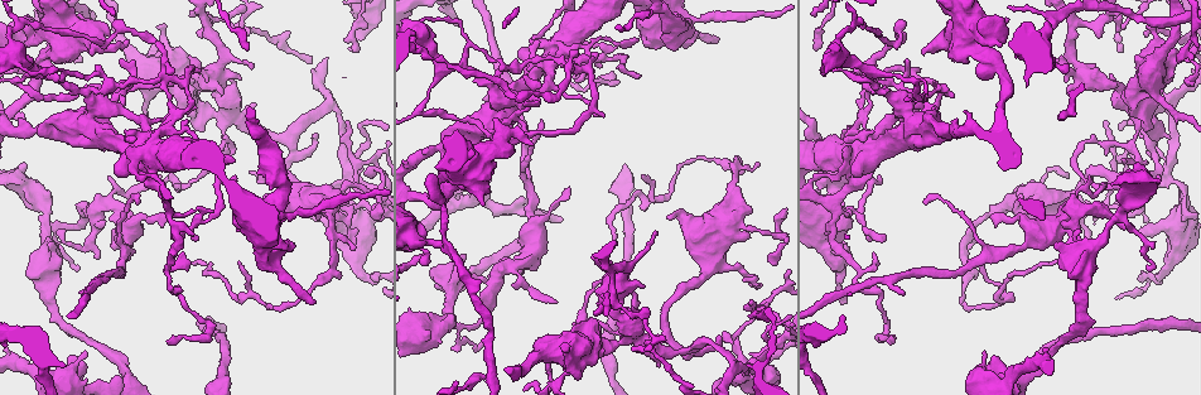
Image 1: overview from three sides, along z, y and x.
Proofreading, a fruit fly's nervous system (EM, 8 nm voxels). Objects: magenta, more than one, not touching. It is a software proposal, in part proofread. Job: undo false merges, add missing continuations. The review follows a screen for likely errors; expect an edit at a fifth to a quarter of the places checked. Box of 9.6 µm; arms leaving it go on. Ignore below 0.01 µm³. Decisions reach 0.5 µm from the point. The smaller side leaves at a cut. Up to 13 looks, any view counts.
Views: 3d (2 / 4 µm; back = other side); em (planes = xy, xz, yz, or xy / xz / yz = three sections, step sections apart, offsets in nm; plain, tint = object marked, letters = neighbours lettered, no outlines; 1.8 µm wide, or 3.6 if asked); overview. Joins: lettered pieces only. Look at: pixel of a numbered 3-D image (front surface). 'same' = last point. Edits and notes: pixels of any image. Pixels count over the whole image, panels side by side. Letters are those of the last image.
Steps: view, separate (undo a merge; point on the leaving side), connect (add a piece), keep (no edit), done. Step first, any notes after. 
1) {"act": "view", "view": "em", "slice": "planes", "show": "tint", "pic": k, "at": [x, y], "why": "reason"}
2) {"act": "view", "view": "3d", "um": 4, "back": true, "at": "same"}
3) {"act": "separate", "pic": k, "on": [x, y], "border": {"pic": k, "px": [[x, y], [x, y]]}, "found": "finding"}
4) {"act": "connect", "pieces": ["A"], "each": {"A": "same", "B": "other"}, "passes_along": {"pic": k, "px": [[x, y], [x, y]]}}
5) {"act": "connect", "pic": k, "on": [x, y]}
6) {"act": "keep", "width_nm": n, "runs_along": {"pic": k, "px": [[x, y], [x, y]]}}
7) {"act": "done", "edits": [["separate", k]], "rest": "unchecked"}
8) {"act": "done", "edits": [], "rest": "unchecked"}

{"act": "view", "view": "em", "slice": "planes", "show": "tint", "pic": 1, "at": [511, 151], "why": "an open end"}

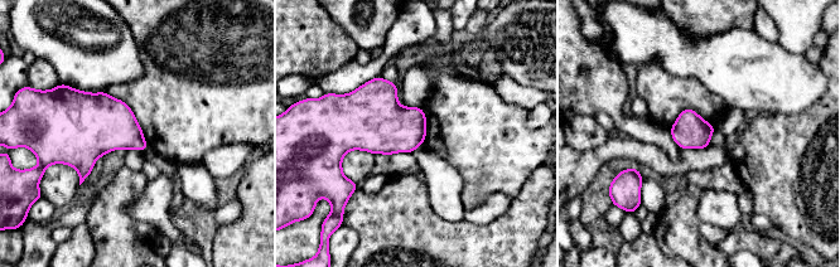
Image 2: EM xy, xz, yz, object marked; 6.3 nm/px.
{"act": "view", "view": "em", "slice": "planes", "show": "letters", "at": "same", "why": "see the neighbours"}

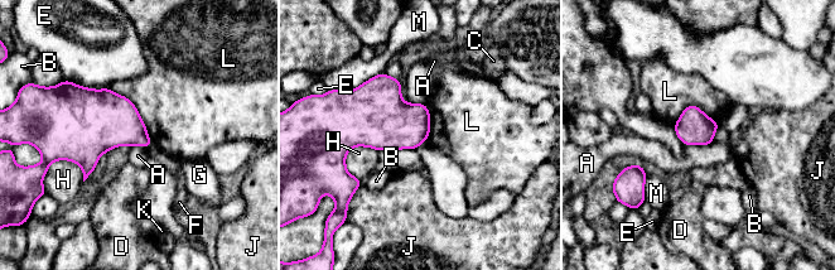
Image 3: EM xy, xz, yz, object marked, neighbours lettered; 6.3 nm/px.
{"act": "keep", "width_nm": 220, "each": {"A": "other", "B": "other", "C": "other", "D": "other", "E": "other", "F": "other", "G": "other", "H": "other", "J": "other", "K": "other", "L": "other", "M": "other"}, "border": {"pic": 3, "px": [[109, 88], [133, 104], [151, 143]]}, "found": "no lettered piece goes on from it"}

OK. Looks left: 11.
{"act": "view", "view": "em", "slice": "xy", "step": 16, "show": "tint", "pic": 1, "at": [162, 215], "why": "free end"}

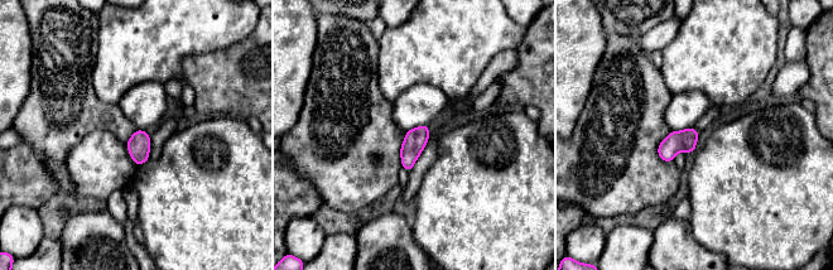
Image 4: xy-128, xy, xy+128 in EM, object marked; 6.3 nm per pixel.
{"act": "view", "view": "em", "slice": "planes", "show": "letters", "at": "same", "why": "another direction"}

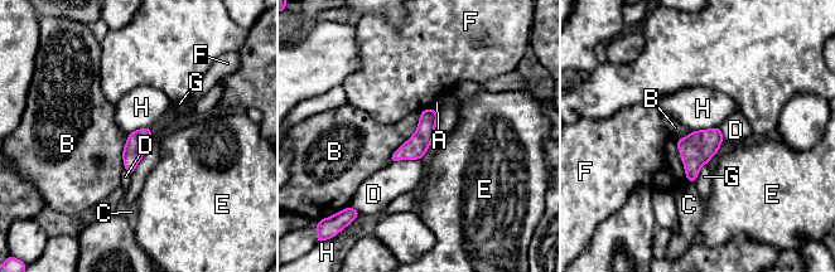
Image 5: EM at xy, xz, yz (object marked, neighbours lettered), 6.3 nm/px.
{"act": "keep", "longest_contact_nm": ["B", 380], "each": {"A": "other", "B": "other", "C": "other", "D": "other", "E": "other", "F": "other", "G": "other", "H": "other"}, "found": "none of them fits"}

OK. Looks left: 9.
{"act": "view", "view": "3d", "um": 4, "pic": 1, "at": [857, 268], "why": "abrupt turn"}

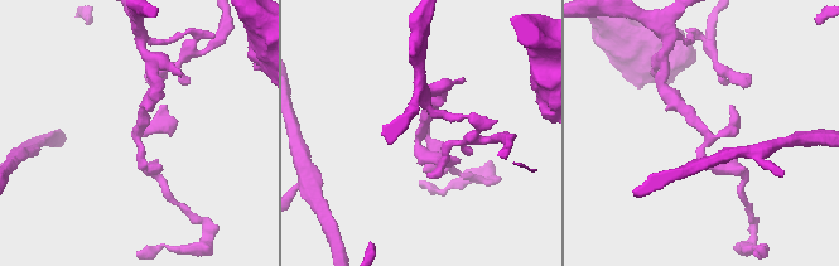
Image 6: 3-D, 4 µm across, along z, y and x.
{"act": "view", "view": "em", "slice": "planes", "show": "letters", "pic": 6, "at": [421, 134], "why": "need the tissue"}

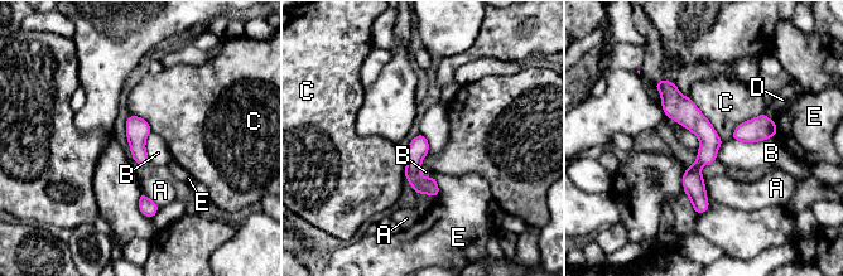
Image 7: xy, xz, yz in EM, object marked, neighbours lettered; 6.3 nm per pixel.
{"act": "keep", "each": {"A": "other", "B": "other", "C": "other", "D": "other", "E": "other"}, "border": {"pic": 7, "px": [[775, 134], [756, 141], [732, 140]]}, "found": "continuous, no second cell"}

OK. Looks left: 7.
{"act": "view", "view": "em", "slice": "planes", "show": "plain", "pic": 1, "at": [546, 66], "why": "looks like a crossing"}

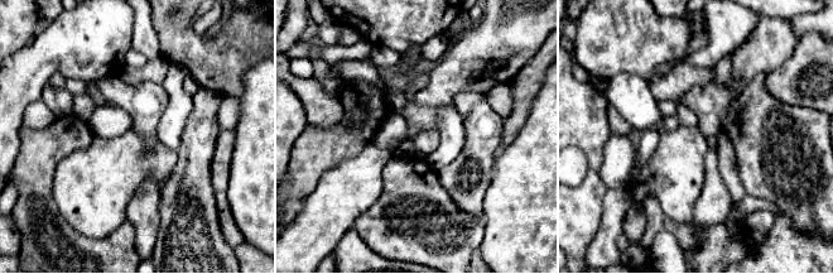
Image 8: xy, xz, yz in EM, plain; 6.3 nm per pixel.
{"act": "view", "view": "em", "slice": "planes", "show": "letters", "at": "same"}

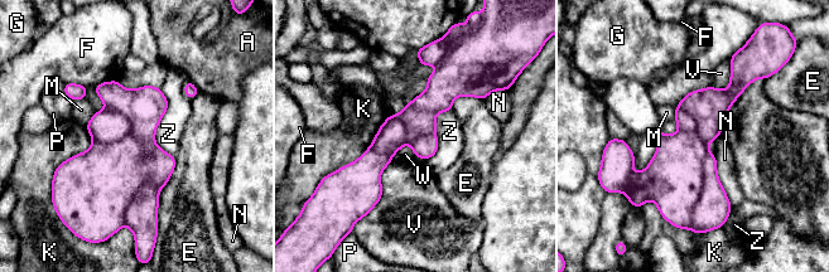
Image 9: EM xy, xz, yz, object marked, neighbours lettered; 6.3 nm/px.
{"act": "separate", "pic": 9, "on": [712, 210], "each": {"A": "other", "E": "other", "F": "other", "G": "other", "K": "other", "M": "other", "N": "other", "P": "other", "V": "other", "W": "other", "Z": "other"}, "border": {"pic": 9, "px": [[708, 150], [703, 189], [689, 224]]}, "found": "two cells meet here"}

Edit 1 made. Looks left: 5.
{"act": "view", "view": "3d", "um": 4, "back": true, "pic": 1, "at": [280, 213], "why": "thin arm on a thick one"}

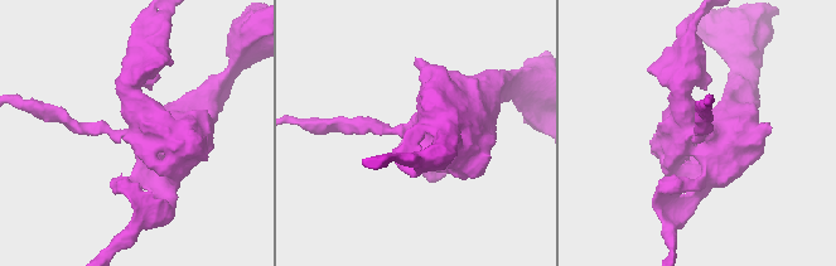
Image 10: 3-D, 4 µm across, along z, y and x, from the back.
{"act": "view", "view": "em", "um": 3.6, "slice": "yz", "step": 4, "show": "tint", "pic": 10, "at": [427, 141], "why": "need the tissue"}

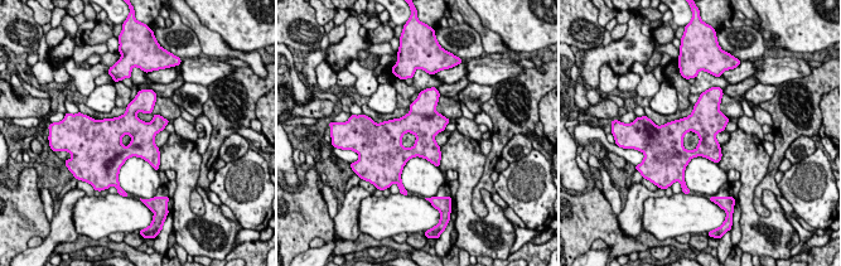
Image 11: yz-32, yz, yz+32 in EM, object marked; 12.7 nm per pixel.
{"act": "view", "view": "em", "um": 3.6, "slice": "xy", "step": 16, "show": "letters", "at": "same", "why": "another direction"}

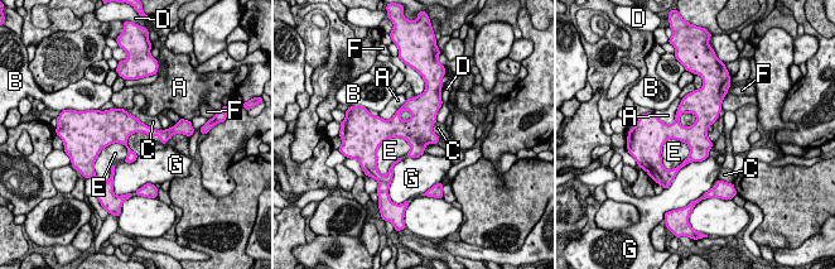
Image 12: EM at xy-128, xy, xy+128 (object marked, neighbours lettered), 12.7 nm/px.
{"act": "keep", "longest_contact_nm": ["G", 460], "each": {"A": "other", "B": "other", "C": "other", "D": "other", "E": "other", "F": "other", "G": "other"}, "border": {"pic": 12, "px": [[669, 138], [689, 148], [672, 169]]}, "found": "one cell here"}

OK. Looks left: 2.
{"act": "done", "edits": [["separate", 9]], "rest": "unchecked"}

